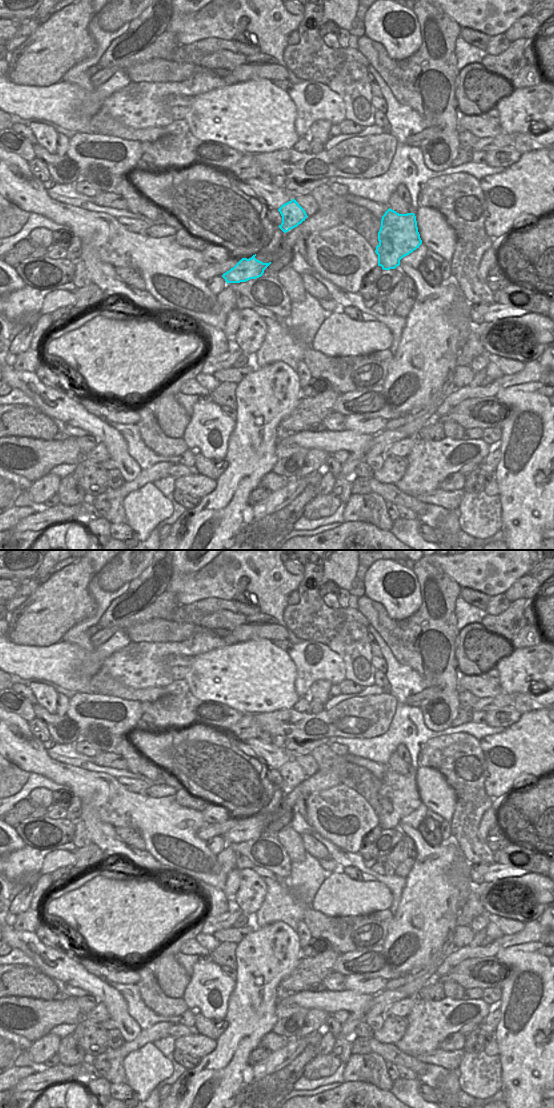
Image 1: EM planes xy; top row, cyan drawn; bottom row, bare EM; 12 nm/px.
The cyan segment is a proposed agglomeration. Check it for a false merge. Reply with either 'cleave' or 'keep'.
cleave

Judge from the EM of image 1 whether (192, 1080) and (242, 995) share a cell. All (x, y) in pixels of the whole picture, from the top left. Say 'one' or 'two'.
one

